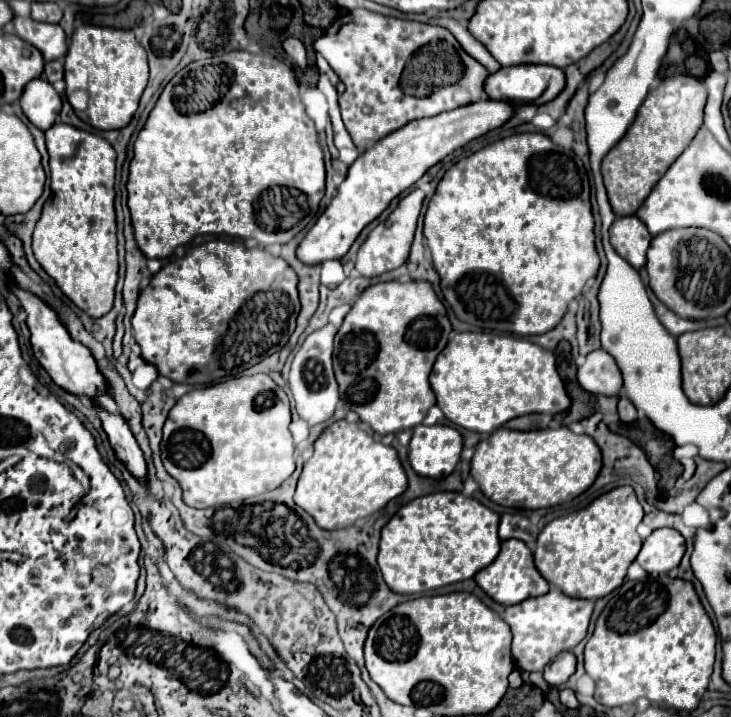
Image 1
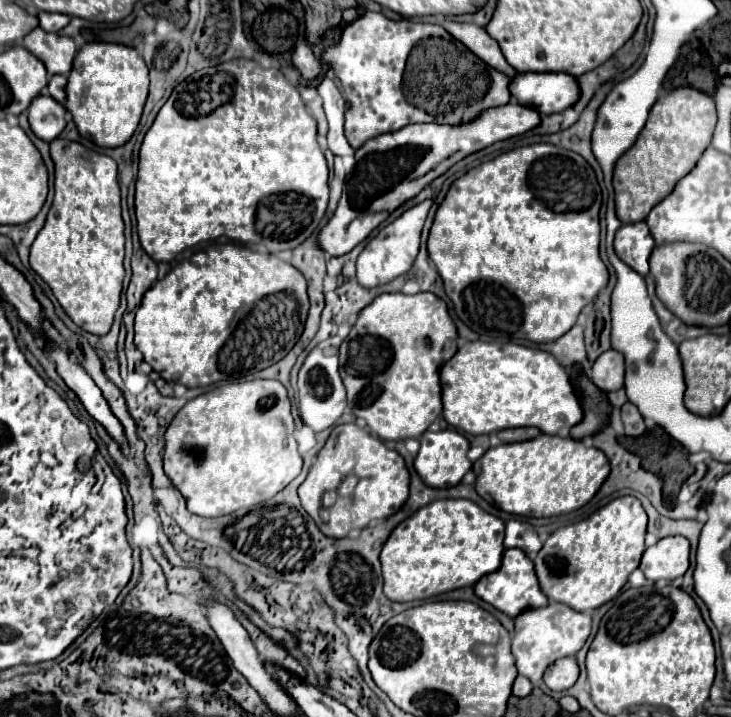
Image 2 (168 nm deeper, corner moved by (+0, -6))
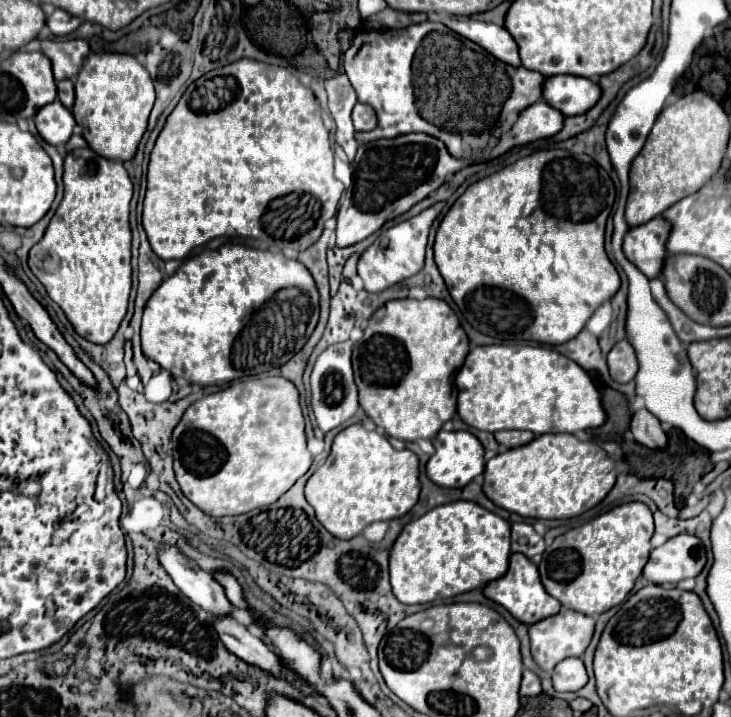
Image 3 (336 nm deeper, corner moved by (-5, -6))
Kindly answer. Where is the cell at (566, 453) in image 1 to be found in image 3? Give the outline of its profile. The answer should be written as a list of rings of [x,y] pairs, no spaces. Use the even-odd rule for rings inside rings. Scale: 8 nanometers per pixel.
[[[546,433],[530,443],[498,453],[486,463],[486,497],[512,513],[532,519],[570,519],[596,507],[616,481],[616,463],[592,441],[580,441],[570,433]]]

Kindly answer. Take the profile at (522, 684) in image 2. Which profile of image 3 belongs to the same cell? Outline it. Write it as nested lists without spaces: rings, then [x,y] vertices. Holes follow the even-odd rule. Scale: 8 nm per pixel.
[[[524,669],[519,693],[521,697],[534,697],[540,695],[542,693],[540,677],[538,677],[536,673]]]

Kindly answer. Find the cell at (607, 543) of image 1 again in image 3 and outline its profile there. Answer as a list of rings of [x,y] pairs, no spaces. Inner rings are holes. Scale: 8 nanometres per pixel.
[[[640,501],[624,503],[556,537],[544,551],[538,565],[540,581],[544,589],[566,609],[596,617],[620,605],[628,597],[636,579],[642,575],[644,565],[648,563],[652,533],[654,521],[650,509]]]

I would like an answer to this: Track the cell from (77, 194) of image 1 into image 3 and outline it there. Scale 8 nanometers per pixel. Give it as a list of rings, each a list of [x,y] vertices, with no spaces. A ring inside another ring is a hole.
[[[76,149],[64,157],[64,199],[52,217],[46,235],[30,249],[28,267],[36,279],[44,285],[48,297],[60,305],[74,331],[92,341],[108,343],[118,331],[126,311],[132,289],[130,267],[130,211],[132,181],[120,161],[100,157],[92,149]]]

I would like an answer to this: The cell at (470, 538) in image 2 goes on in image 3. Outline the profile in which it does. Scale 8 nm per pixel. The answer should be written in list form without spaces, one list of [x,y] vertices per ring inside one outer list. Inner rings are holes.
[[[472,501],[440,505],[408,523],[390,555],[390,583],[402,603],[448,599],[502,577],[510,559],[510,523]]]

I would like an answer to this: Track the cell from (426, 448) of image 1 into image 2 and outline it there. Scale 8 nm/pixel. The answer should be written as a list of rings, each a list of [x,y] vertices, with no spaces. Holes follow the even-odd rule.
[[[453,429],[425,431],[419,443],[415,471],[429,487],[453,487],[473,465],[467,459],[469,441]]]

